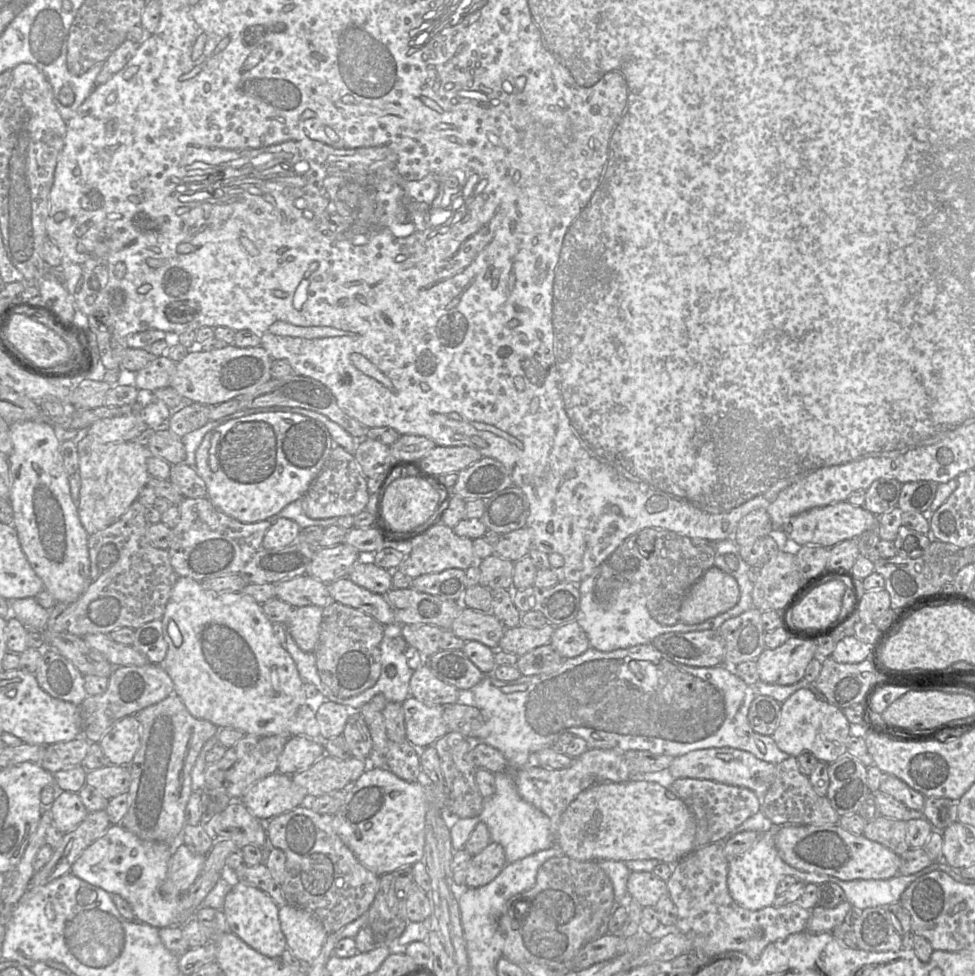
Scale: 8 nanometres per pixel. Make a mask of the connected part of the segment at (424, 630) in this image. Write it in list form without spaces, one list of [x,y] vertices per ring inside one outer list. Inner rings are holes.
[[[404,624],[401,625],[400,632],[408,646],[424,658],[439,651],[442,633],[442,628],[428,624]]]

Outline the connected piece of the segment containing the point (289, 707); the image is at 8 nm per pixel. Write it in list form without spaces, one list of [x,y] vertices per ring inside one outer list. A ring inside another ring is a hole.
[[[187,576],[178,577],[168,602],[165,606],[162,622],[162,634],[167,644],[167,653],[164,660],[161,662],[162,667],[170,676],[174,684],[174,694],[180,697],[186,708],[192,716],[198,719],[207,720],[218,728],[234,728],[243,732],[245,735],[254,736],[273,736],[273,735],[290,735],[290,736],[307,736],[312,740],[319,740],[323,743],[319,724],[315,717],[315,712],[307,706],[306,697],[303,690],[303,680],[299,675],[297,667],[280,644],[273,633],[273,623],[267,618],[262,610],[262,605],[255,601],[251,596],[242,592],[217,592],[212,589],[204,588],[199,581]],[[174,621],[182,635],[182,644],[176,647],[168,635],[168,623]]]

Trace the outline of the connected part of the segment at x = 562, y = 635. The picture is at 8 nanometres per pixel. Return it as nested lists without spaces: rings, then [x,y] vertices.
[[[576,620],[556,627],[550,644],[564,658],[579,656],[591,647],[587,634]]]

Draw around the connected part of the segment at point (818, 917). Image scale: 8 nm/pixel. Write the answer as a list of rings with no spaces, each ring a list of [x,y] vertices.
[[[846,900],[834,908],[815,906],[810,910],[810,917],[804,932],[814,934],[831,932],[836,926],[852,918],[852,916],[853,907]]]

